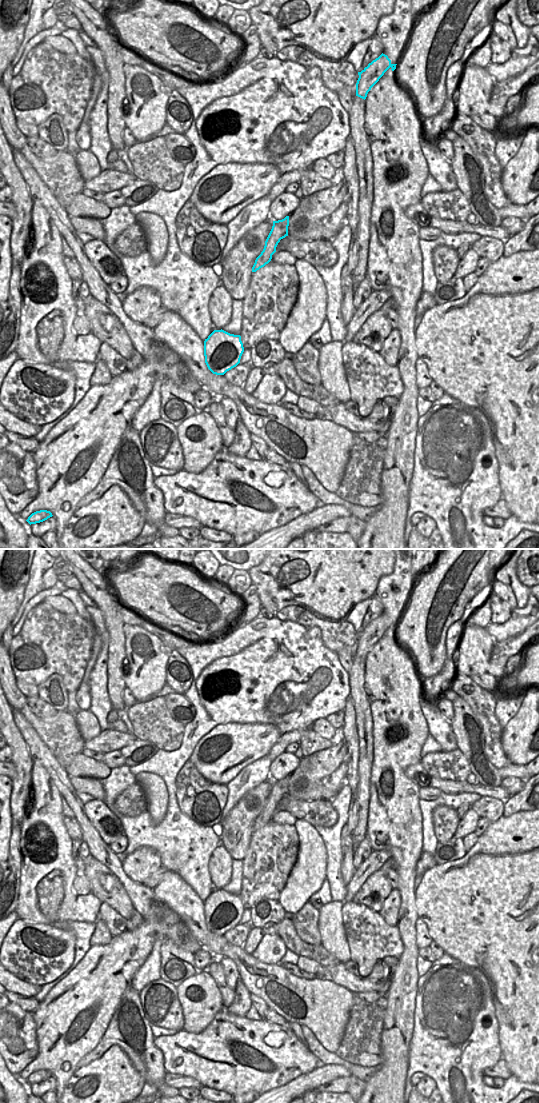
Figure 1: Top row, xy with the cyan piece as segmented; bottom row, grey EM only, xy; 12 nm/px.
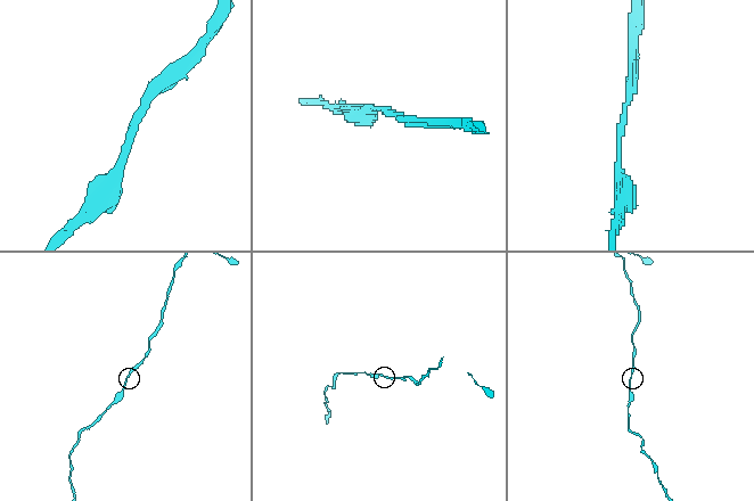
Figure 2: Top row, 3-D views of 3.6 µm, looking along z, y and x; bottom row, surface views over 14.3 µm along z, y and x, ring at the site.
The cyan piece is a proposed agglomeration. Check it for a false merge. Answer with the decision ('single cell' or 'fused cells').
single cell

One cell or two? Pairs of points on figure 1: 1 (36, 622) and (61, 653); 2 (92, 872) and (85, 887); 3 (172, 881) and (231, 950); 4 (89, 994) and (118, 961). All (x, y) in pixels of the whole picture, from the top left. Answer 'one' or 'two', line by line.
1: one
2: two
3: one
4: one

